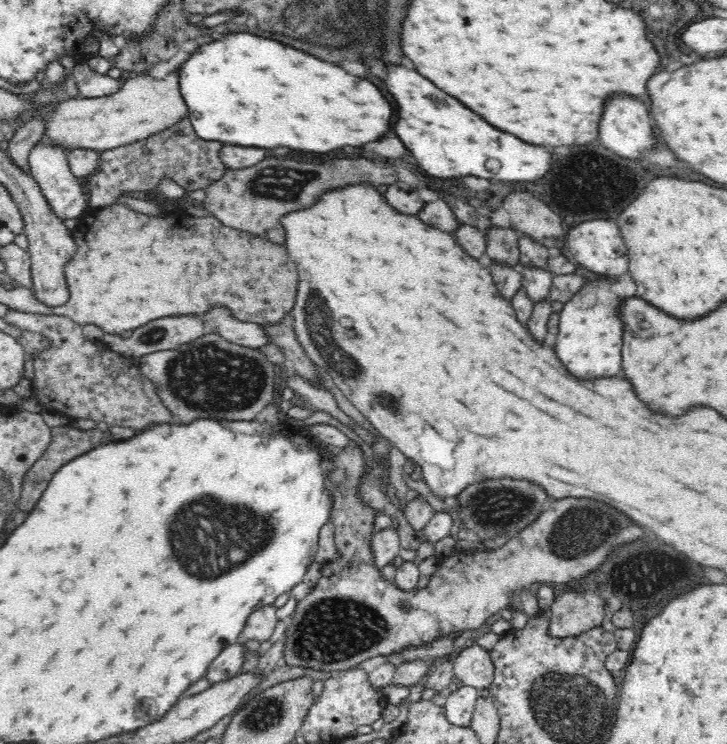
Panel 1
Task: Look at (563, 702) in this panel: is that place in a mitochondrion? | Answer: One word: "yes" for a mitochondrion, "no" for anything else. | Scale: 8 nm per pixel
yes

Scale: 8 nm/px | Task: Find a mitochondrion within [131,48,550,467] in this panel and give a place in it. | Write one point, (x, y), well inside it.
(206, 378)

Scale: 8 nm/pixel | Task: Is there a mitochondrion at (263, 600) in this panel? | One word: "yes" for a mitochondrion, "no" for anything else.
no

